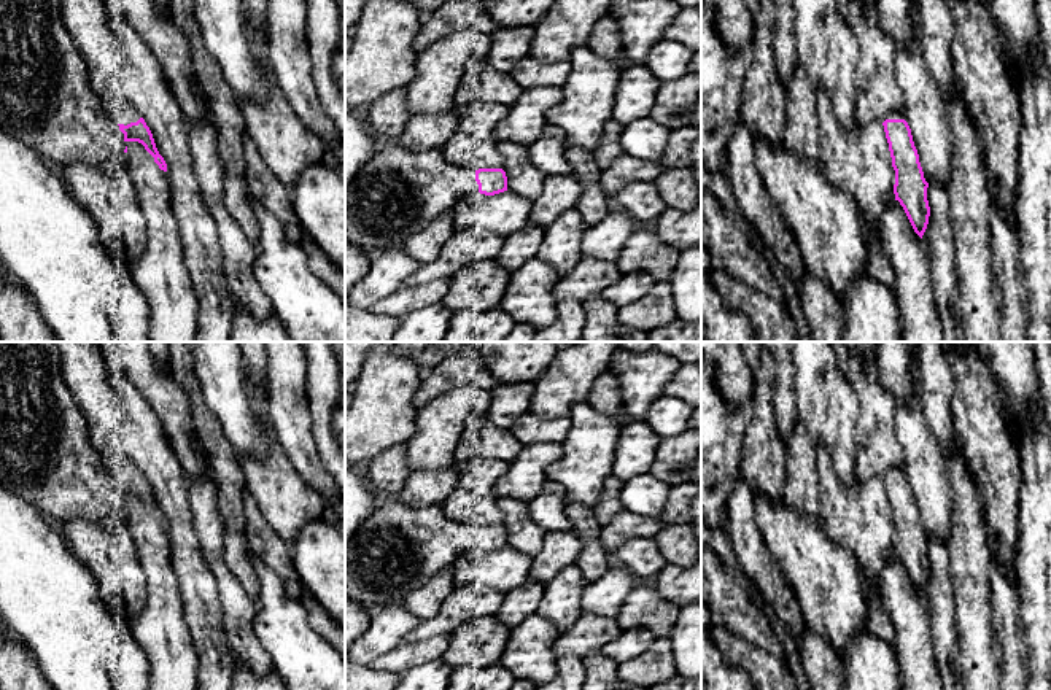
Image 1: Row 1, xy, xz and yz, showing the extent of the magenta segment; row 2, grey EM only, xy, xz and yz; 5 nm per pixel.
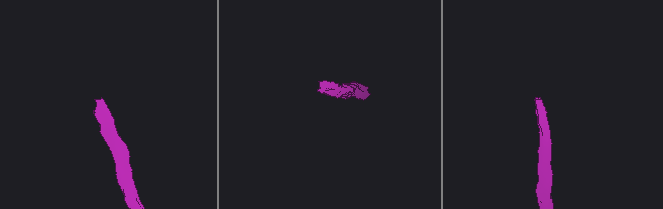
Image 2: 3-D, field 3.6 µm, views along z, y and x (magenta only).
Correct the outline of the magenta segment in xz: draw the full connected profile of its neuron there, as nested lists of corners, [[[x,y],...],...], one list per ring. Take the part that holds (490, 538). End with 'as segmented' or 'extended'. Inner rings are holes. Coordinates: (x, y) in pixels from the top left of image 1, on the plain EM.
[[[382,498],[375,512],[345,544],[345,596],[369,611],[401,604],[445,566],[453,566],[467,550],[494,552],[507,547],[502,525],[467,525],[445,517],[439,506],[409,507],[398,498]]] | extended

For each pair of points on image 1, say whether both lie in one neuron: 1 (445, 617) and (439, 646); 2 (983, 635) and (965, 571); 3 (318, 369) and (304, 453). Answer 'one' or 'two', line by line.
1: two
2: one
3: two

